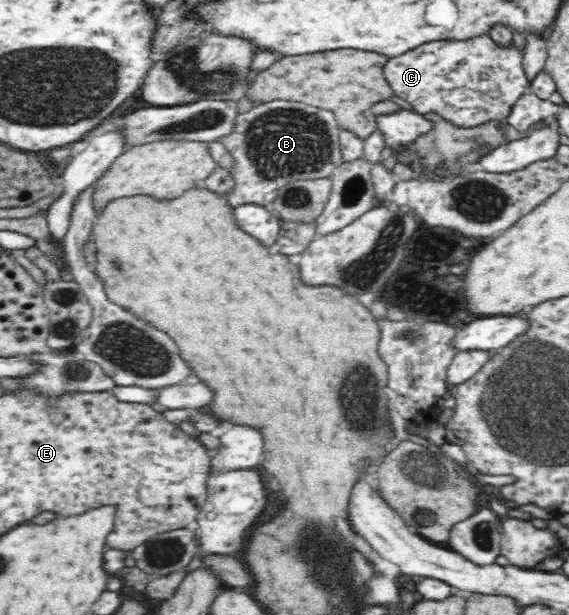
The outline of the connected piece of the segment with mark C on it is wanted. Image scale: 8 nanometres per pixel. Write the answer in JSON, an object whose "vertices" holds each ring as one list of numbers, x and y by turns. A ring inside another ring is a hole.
{"vertices":[[478,35,463,41,428,41,402,56,389,58,383,72,393,94,408,102,412,110,424,116,434,111,457,128,478,128,478,125,488,122,508,124,511,108,524,93,530,91,529,80,526,79,523,68,522,52,514,46,500,48,488,35]]}

